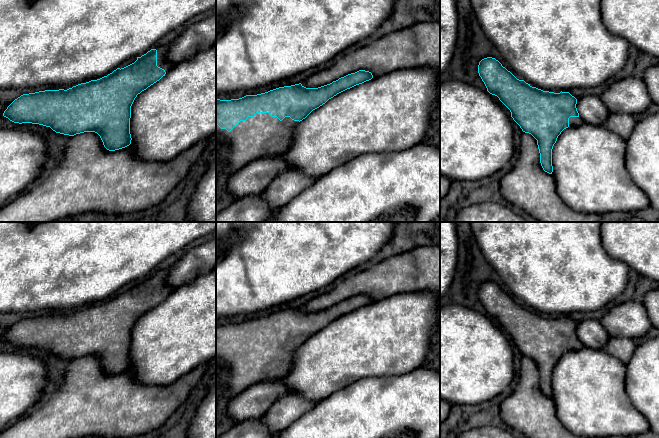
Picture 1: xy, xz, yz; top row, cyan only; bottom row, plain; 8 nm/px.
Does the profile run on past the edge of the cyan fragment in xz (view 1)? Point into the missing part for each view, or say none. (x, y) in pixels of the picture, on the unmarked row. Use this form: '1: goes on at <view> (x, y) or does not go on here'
1: goes on at xz (261, 360)

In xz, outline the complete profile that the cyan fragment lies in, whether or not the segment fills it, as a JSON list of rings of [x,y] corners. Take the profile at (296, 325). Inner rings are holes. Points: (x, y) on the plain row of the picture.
[[[359,294],[318,312],[306,312],[299,307],[279,311],[257,319],[246,319],[239,323],[216,323],[216,365],[224,369],[223,396],[226,398],[233,397],[255,384],[284,377],[290,370],[295,352],[300,345],[337,318],[372,302],[371,296]]]

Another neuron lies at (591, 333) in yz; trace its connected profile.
[[[586,319],[577,323],[576,332],[584,347],[596,350],[604,350],[610,338],[602,323],[595,319]]]

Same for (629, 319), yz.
[[[634,300],[607,309],[600,322],[610,337],[632,340],[645,337],[652,326],[644,305]]]

